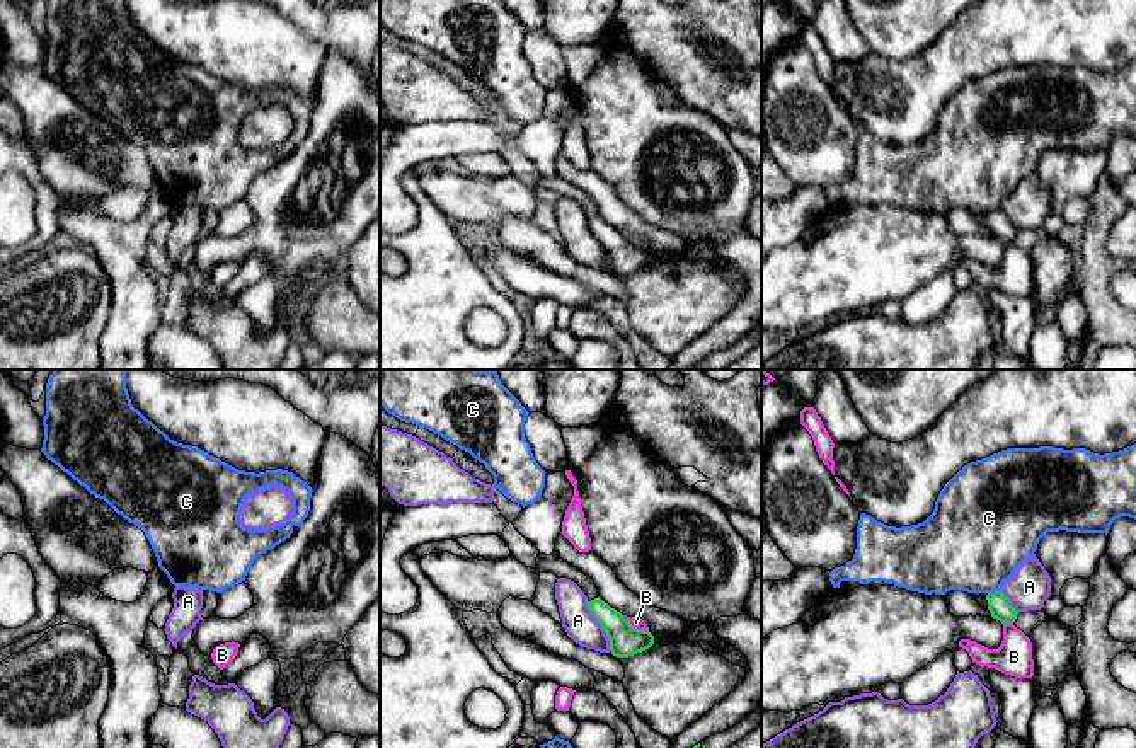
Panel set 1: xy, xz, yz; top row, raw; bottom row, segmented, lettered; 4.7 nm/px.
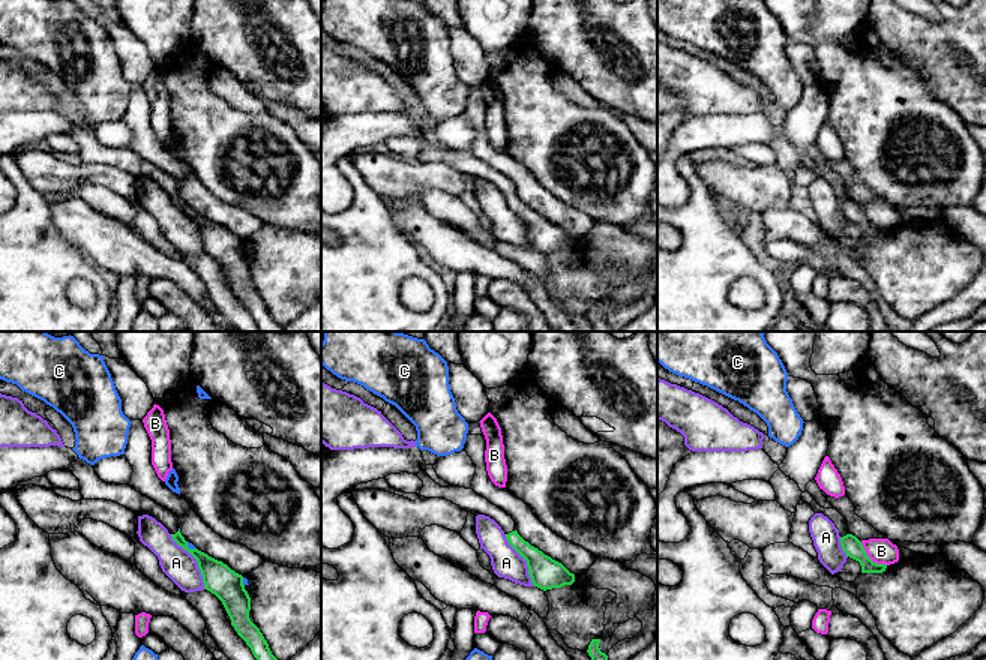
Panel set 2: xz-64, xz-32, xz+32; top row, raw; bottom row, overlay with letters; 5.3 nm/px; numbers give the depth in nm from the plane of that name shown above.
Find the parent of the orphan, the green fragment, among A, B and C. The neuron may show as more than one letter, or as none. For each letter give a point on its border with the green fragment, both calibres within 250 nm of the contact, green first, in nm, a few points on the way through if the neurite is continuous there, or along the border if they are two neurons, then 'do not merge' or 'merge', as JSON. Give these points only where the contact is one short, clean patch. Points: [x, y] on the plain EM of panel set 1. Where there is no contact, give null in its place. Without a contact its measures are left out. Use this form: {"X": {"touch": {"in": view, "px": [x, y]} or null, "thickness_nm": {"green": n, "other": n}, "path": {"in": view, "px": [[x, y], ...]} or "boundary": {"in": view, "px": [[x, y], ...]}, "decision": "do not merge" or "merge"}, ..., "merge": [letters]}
{"A": {"touch": {"in": "xz", "px": [602, 244]}, "thickness_nm": {"green": 150, "other": 150}, "boundary": {"in": "xz", "px": [[586, 220], [591, 234], [603, 247], [610, 268]]}, "decision": "do not merge"}, "B": {"touch": {"in": "xz", "px": [636, 247]}, "thickness_nm": {"green": 150, "other": 60}, "boundary": {"in": "xz", "px": [[622, 234], [634, 246], [648, 249]]}, "decision": "do not merge"}, "C": {"touch": {"in": "yz", "px": [995, 210]}, "thickness_nm": {"green": 100, "other": 460}, "decision": "do not merge"}, "merge": []}

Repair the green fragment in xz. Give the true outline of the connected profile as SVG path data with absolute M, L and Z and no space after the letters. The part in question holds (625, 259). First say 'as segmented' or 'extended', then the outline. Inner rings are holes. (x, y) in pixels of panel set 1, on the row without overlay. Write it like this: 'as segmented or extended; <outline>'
extended; M538 172L536 189L567 196L584 210L593 235L601 242L610 257L610 269L613 274L628 276L654 262L654 254L649 249L634 247L620 230L600 216L594 199L567 179L552 172Z

